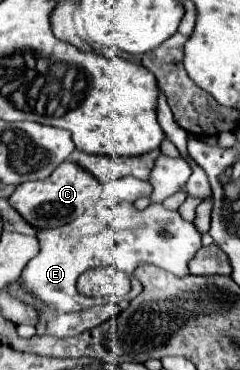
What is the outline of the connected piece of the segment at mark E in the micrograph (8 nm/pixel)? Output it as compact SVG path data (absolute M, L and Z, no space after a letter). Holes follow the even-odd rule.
M122 178L104 183L98 180L102 194L90 208L86 208L80 218L76 216L76 220L72 220L70 224L38 232L40 252L24 268L22 280L34 296L38 296L58 312L76 312L104 302L102 298L82 296L76 290L78 276L88 268L112 264L118 270L132 274L136 266L148 262L164 268L166 272L172 272L174 276L186 276L188 262L202 248L200 232L178 212L168 210L162 204L150 204L146 210L136 210L132 202L120 200L120 180ZM106 197L107 202L101 202Z

